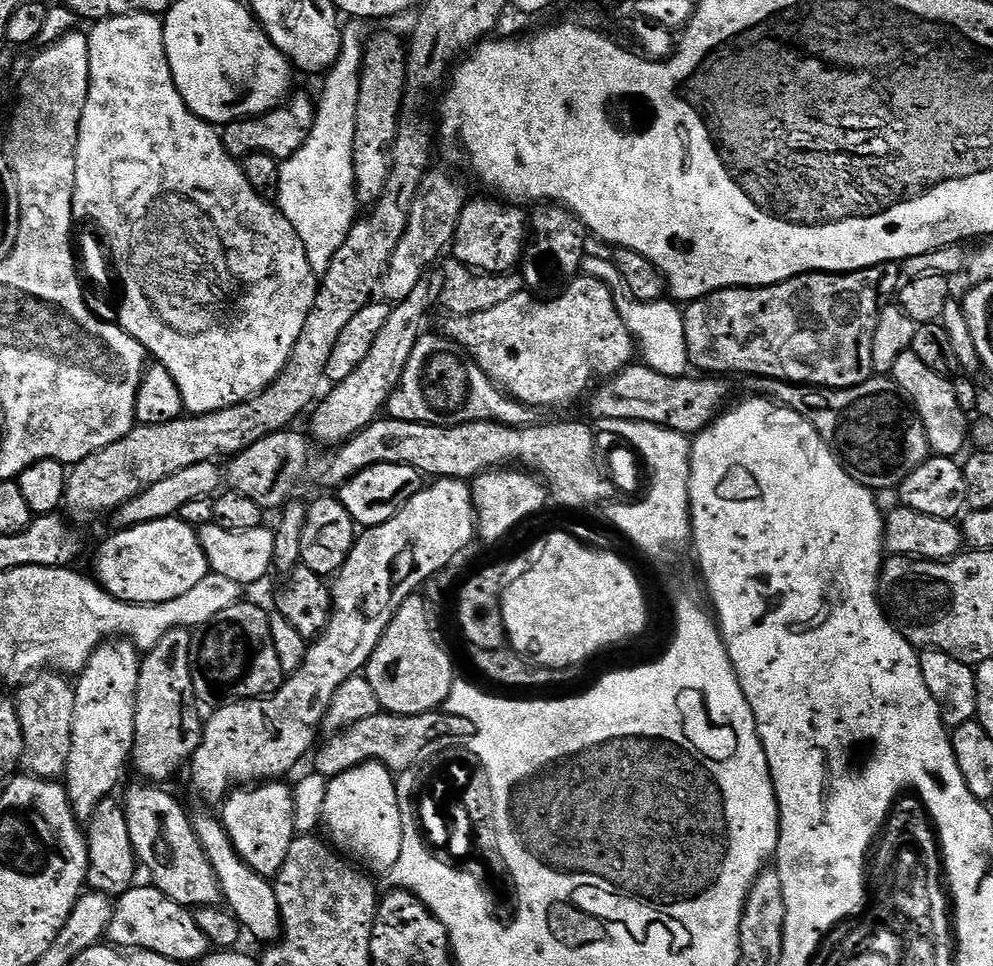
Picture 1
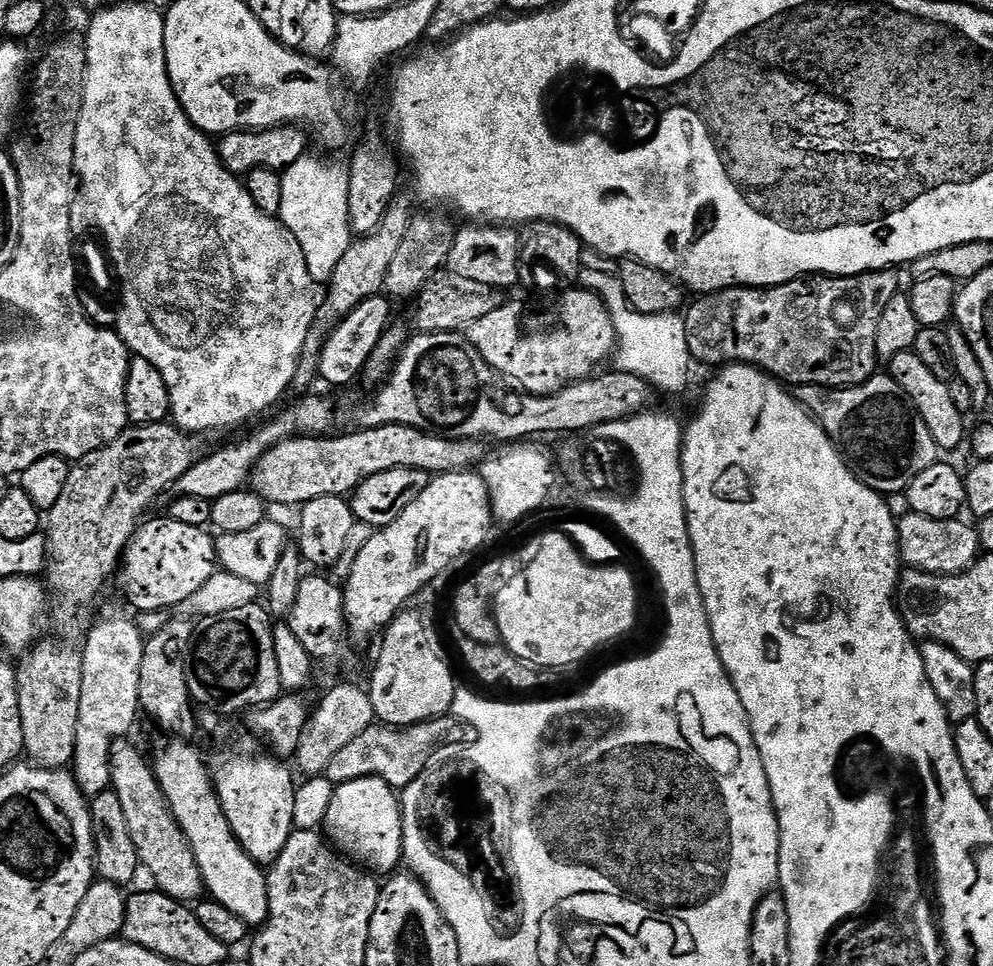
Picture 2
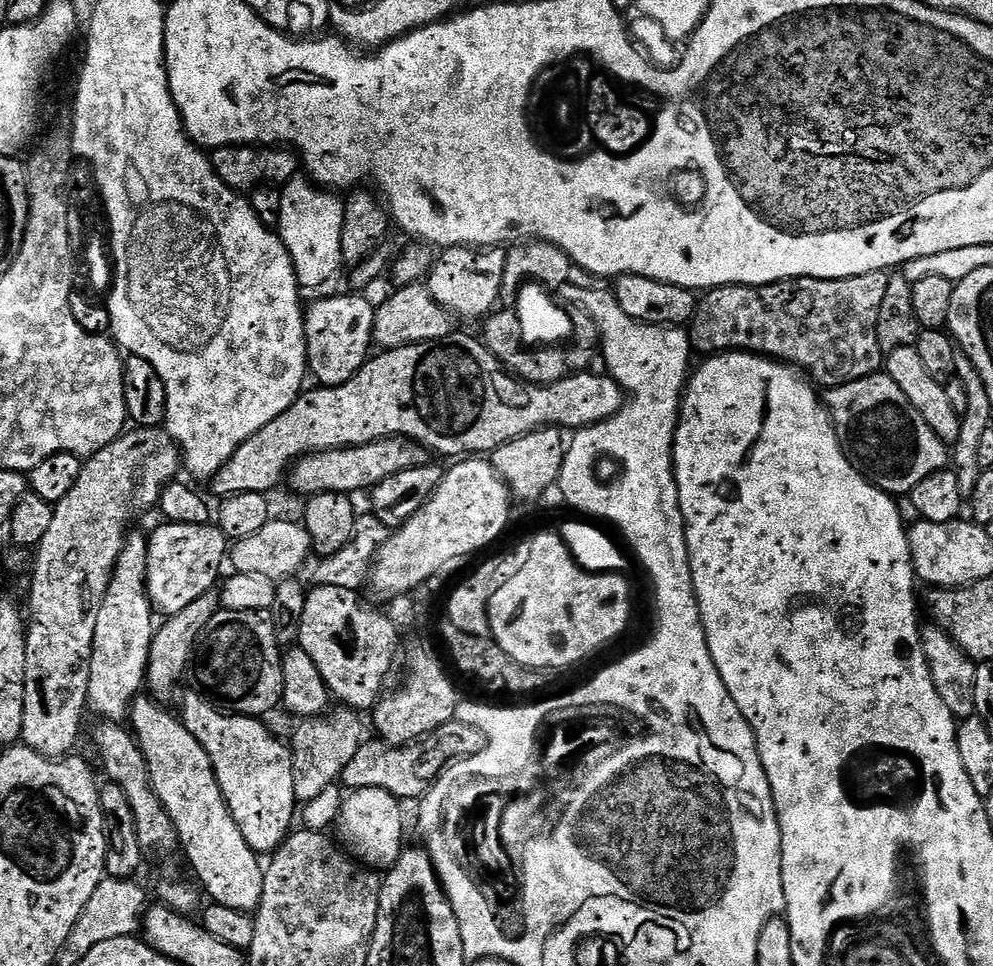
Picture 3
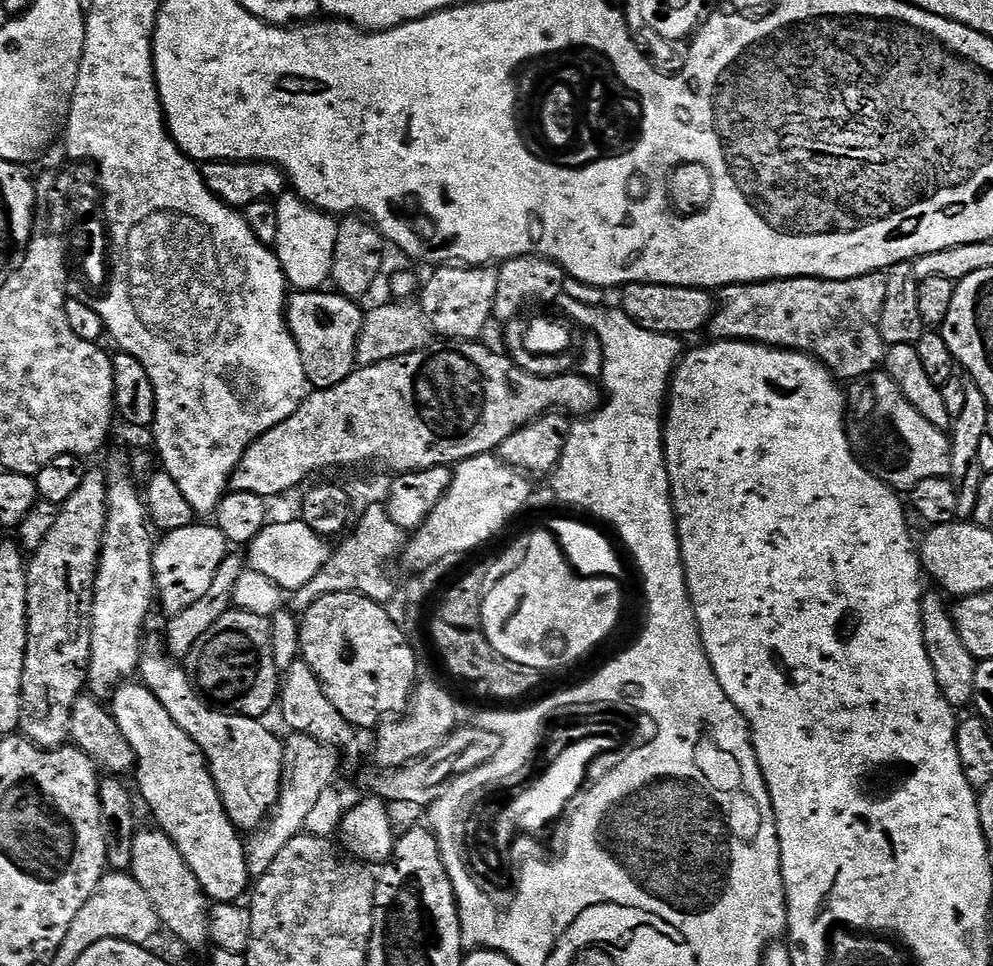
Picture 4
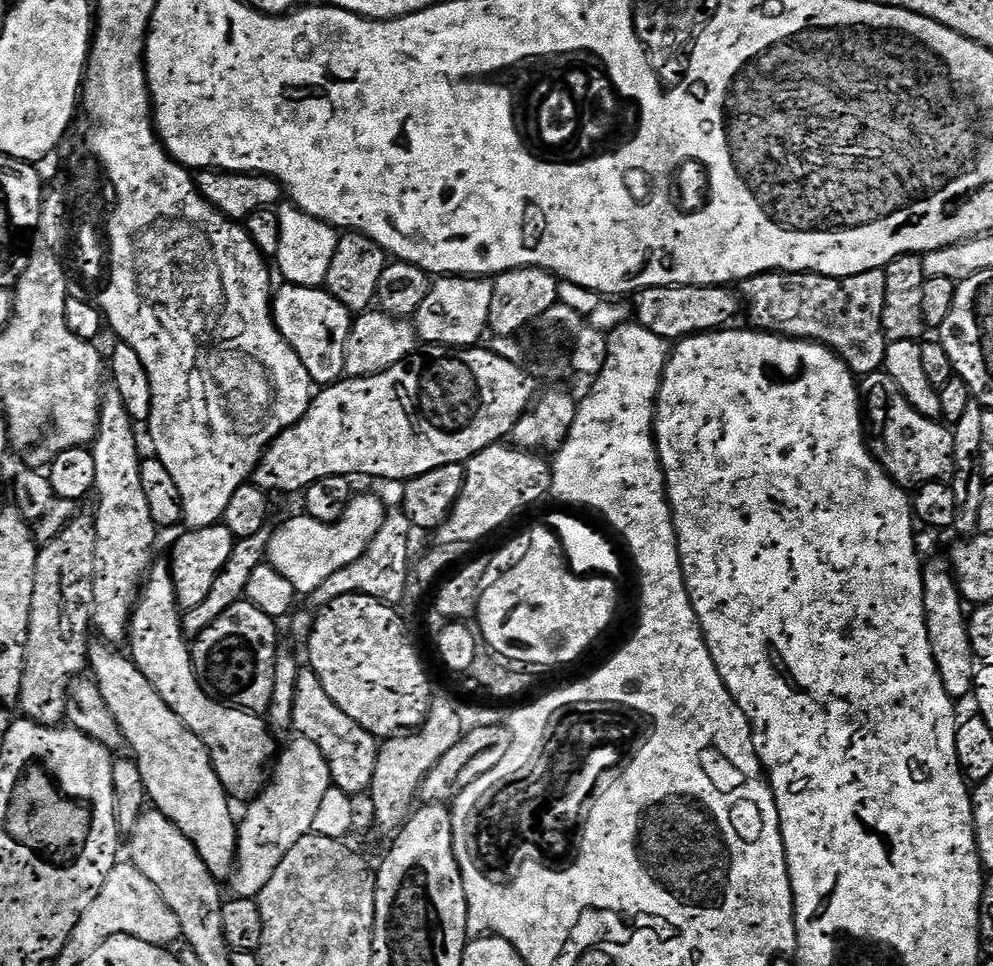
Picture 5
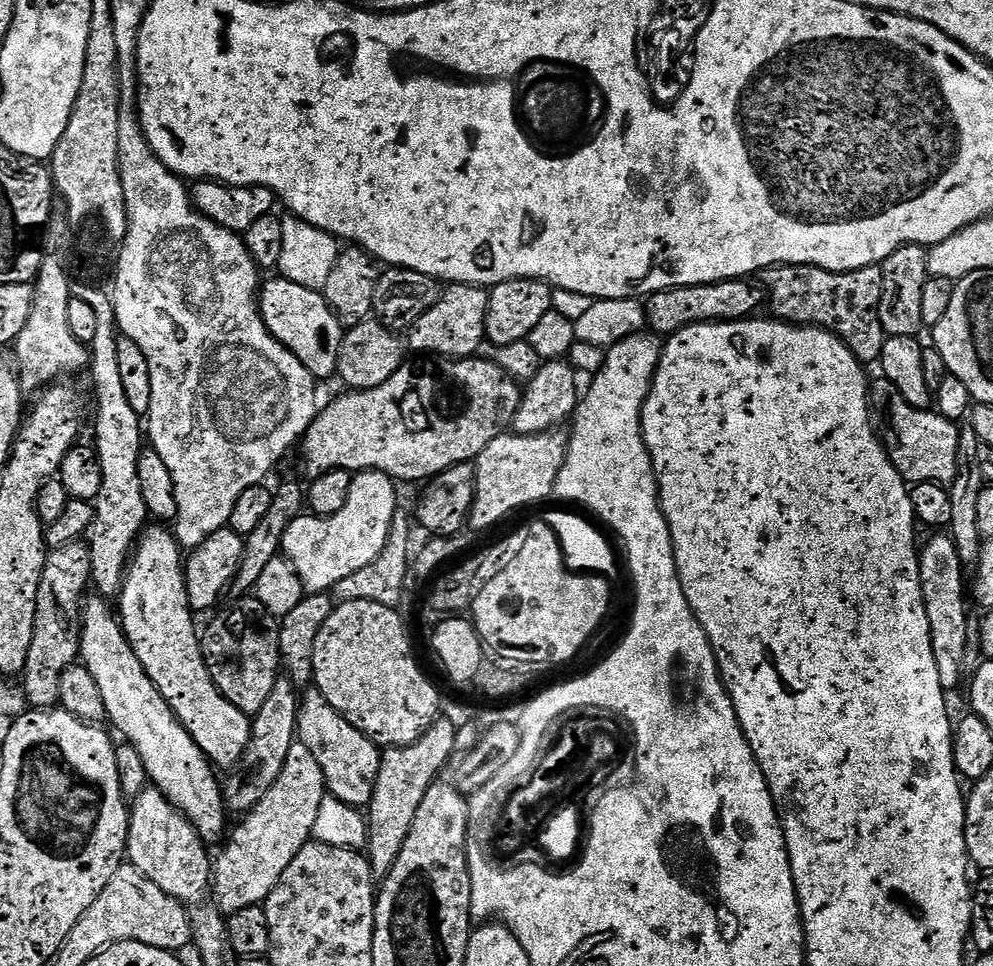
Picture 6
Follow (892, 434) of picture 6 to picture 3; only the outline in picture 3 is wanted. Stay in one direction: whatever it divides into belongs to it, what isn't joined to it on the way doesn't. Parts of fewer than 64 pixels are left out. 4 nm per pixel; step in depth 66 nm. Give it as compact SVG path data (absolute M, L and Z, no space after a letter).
M883 371L866 378L858 378L849 384L840 384L837 388L827 389L826 403L828 413L832 416L832 425L836 427L840 445L848 455L848 461L883 492L896 498L909 495L914 486L922 482L922 478L930 478L930 474L943 472L949 467L949 445L943 444L938 434L934 434L930 426L926 426L926 418L922 418L922 414L918 414L918 410L910 406L910 398L902 394L898 382L894 382L894 378L890 378Z

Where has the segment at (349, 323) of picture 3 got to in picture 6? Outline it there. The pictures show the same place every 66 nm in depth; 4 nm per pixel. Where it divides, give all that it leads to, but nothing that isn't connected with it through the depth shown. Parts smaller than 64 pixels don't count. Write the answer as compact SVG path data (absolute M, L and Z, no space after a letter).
M283 278L275 279L263 281L258 297L260 313L270 330L270 334L278 343L286 346L286 350L290 350L294 354L294 358L298 358L298 362L302 362L302 366L306 366L308 373L317 381L323 382L323 380L333 379L336 376L340 347L344 341L345 325L337 316L336 311L328 305L323 291L298 286L298 282L290 282Z

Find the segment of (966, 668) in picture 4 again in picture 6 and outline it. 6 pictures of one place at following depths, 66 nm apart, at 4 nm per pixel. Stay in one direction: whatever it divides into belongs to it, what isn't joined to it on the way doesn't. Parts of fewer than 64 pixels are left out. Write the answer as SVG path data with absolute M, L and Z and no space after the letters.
M946 534L931 535L919 553L919 582L923 602L930 621L930 646L934 650L934 662L938 666L938 682L946 690L960 684L964 672L964 659L968 656L968 612L964 598L964 572L953 539Z

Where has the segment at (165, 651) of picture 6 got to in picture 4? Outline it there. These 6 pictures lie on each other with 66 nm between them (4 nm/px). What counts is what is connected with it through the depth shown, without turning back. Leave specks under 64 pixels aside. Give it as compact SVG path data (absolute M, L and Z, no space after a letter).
M145 651L141 655L139 679L207 756L224 808L233 824L241 833L255 833L269 819L280 800L280 787L286 779L285 741L279 740L264 725L263 719L213 706L193 684L187 667L180 665L179 668L171 655L161 652Z

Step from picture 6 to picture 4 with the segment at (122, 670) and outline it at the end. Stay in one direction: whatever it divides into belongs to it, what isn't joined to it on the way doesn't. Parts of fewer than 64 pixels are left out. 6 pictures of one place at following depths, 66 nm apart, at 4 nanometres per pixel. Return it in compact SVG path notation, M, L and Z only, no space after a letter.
M135 682L121 683L110 700L112 717L118 722L118 730L126 734L126 742L134 746L136 755L136 767L134 775L140 783L140 792L144 795L144 800L148 803L148 808L152 811L152 816L157 820L159 827L167 832L186 862L190 870L198 878L198 882L212 902L236 902L241 899L240 895L250 888L250 873L248 871L248 854L245 841L235 824L228 817L228 812L224 808L224 803L220 797L220 791L216 785L216 780L212 776L212 768L208 765L208 758L202 749L197 746L170 718L166 706L158 702L158 698L143 683Z

